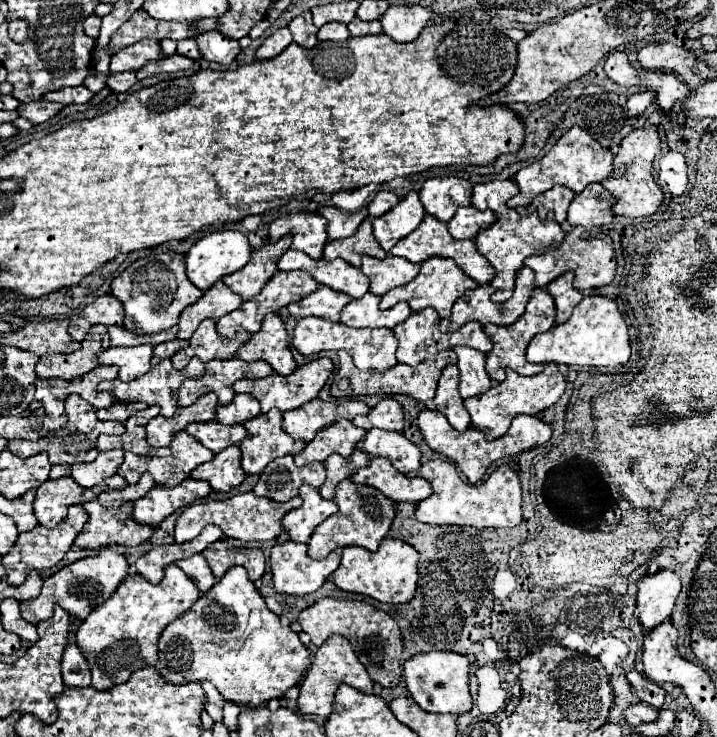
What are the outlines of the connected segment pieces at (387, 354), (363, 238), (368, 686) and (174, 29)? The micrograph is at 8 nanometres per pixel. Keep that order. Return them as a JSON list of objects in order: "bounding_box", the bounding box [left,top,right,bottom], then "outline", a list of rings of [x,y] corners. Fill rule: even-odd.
[{"bounding_box":[292,317,398,371],"outline":[[[304,317],[298,321],[296,329],[294,329],[294,337],[292,337],[292,345],[302,353],[302,355],[316,355],[320,351],[348,351],[356,363],[358,369],[362,371],[370,371],[370,369],[378,369],[378,371],[386,371],[392,369],[398,361],[396,361],[396,347],[398,341],[392,333],[392,329],[352,329],[346,327],[342,323],[332,323],[328,319],[320,319],[320,317]]]},{"bounding_box":[324,217,386,267],"outline":[[[370,217],[360,225],[358,233],[346,239],[330,241],[324,247],[324,259],[344,259],[356,267],[360,267],[362,255],[370,255],[376,259],[384,259],[386,251],[378,245],[378,241],[372,235],[372,221]]]},{"bounding_box":[298,635,374,717],"outline":[[[330,635],[322,647],[318,647],[316,655],[314,655],[314,663],[308,671],[308,675],[302,679],[300,683],[300,697],[298,697],[298,709],[304,715],[320,715],[320,717],[328,717],[332,713],[332,701],[334,701],[334,693],[336,689],[346,683],[354,689],[358,689],[360,693],[374,693],[374,683],[368,677],[364,665],[358,661],[356,653],[352,651],[350,643],[344,637],[338,635]]]},{"bounding_box":[108,9,202,55],"outline":[[[144,9],[136,11],[112,37],[108,43],[108,53],[114,55],[120,49],[126,49],[128,45],[134,45],[142,39],[194,39],[202,31],[194,29],[196,21],[158,21],[152,19]]]}]

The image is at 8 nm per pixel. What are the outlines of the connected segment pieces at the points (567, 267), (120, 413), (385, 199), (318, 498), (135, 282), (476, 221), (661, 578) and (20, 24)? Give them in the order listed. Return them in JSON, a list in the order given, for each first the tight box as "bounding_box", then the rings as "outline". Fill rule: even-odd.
[{"bounding_box":[526,227,616,291],"outline":[[[574,227],[564,243],[548,253],[542,253],[538,257],[528,257],[526,265],[536,273],[536,285],[538,287],[546,287],[550,281],[554,281],[556,277],[560,277],[566,271],[574,271],[576,273],[576,289],[578,291],[586,291],[586,289],[598,289],[604,285],[610,285],[614,281],[616,275],[616,257],[614,257],[614,247],[612,247],[612,239],[608,235],[604,235],[600,229],[596,229],[596,233],[590,233],[590,237],[582,237],[584,229]]]},{"bounding_box":[96,403,134,423],"outline":[[[114,403],[108,409],[96,411],[96,417],[102,419],[102,421],[120,421],[120,423],[124,423],[132,413],[134,411],[130,409],[130,405],[126,405],[126,403]]]},{"bounding_box":[368,191,400,217],"outline":[[[380,191],[374,201],[368,205],[368,213],[370,217],[380,217],[384,213],[388,213],[400,199],[392,193],[392,191]]]},{"bounding_box":[282,485,338,543],"outline":[[[310,485],[300,487],[300,497],[304,499],[302,507],[284,515],[282,525],[286,525],[286,531],[292,541],[308,543],[312,531],[330,515],[334,515],[338,511],[338,505],[334,501],[324,499],[318,489]]]},{"bounding_box":[108,251,202,347],"outline":[[[166,251],[160,255],[160,261],[146,259],[146,257],[134,261],[124,273],[120,273],[112,281],[112,295],[116,299],[120,299],[124,305],[124,311],[126,311],[124,327],[126,329],[110,327],[108,329],[110,341],[114,347],[136,347],[136,345],[144,345],[144,343],[158,345],[158,343],[172,341],[178,333],[178,327],[176,327],[178,315],[188,305],[194,305],[202,297],[202,291],[188,281],[184,255]],[[152,333],[156,333],[156,335],[152,335]]]},{"bounding_box":[448,207,496,239],"outline":[[[460,207],[452,221],[448,221],[448,229],[454,239],[476,239],[482,229],[488,229],[496,223],[496,215],[492,211],[480,211],[476,207]]]},{"bounding_box":[638,571,680,629],"outline":[[[658,571],[638,581],[638,611],[644,629],[654,629],[670,619],[680,593],[680,577],[672,571]]]},{"bounding_box":[8,21,28,44],"outline":[[[11,21],[8,25],[8,35],[16,43],[23,44],[28,40],[28,25],[26,21]]]}]

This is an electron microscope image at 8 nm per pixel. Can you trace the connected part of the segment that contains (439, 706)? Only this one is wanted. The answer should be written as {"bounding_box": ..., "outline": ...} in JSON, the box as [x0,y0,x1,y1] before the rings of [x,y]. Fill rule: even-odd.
{"bounding_box":[404,651,472,715],"outline":[[[430,651],[426,655],[414,655],[404,663],[406,687],[416,705],[432,713],[452,713],[462,715],[472,709],[472,697],[468,691],[468,673],[470,663],[464,655],[450,651]]]}

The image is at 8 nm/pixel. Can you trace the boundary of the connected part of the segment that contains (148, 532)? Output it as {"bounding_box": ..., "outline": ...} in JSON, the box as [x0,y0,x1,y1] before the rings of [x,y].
{"bounding_box":[74,499,154,551],"outline":[[[94,499],[84,503],[84,509],[90,521],[74,541],[80,549],[98,551],[108,545],[140,545],[154,533],[150,525],[140,525],[132,519],[132,503],[118,509],[106,509]]]}

